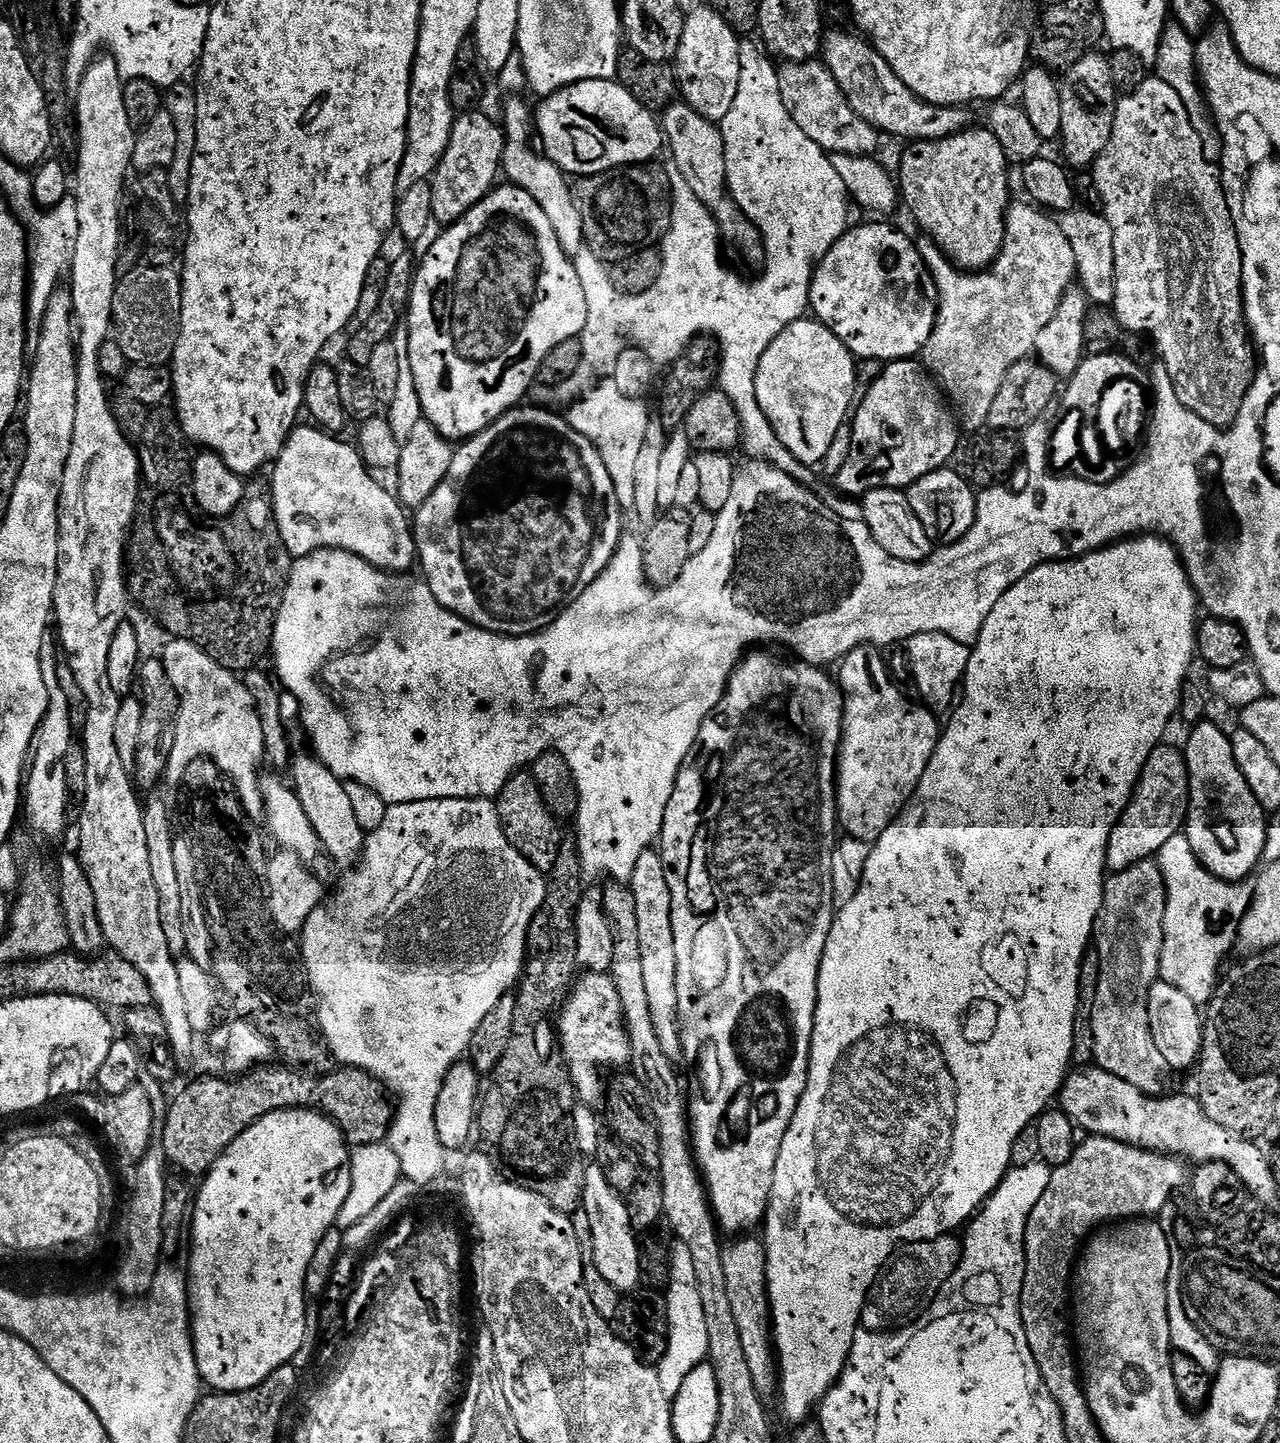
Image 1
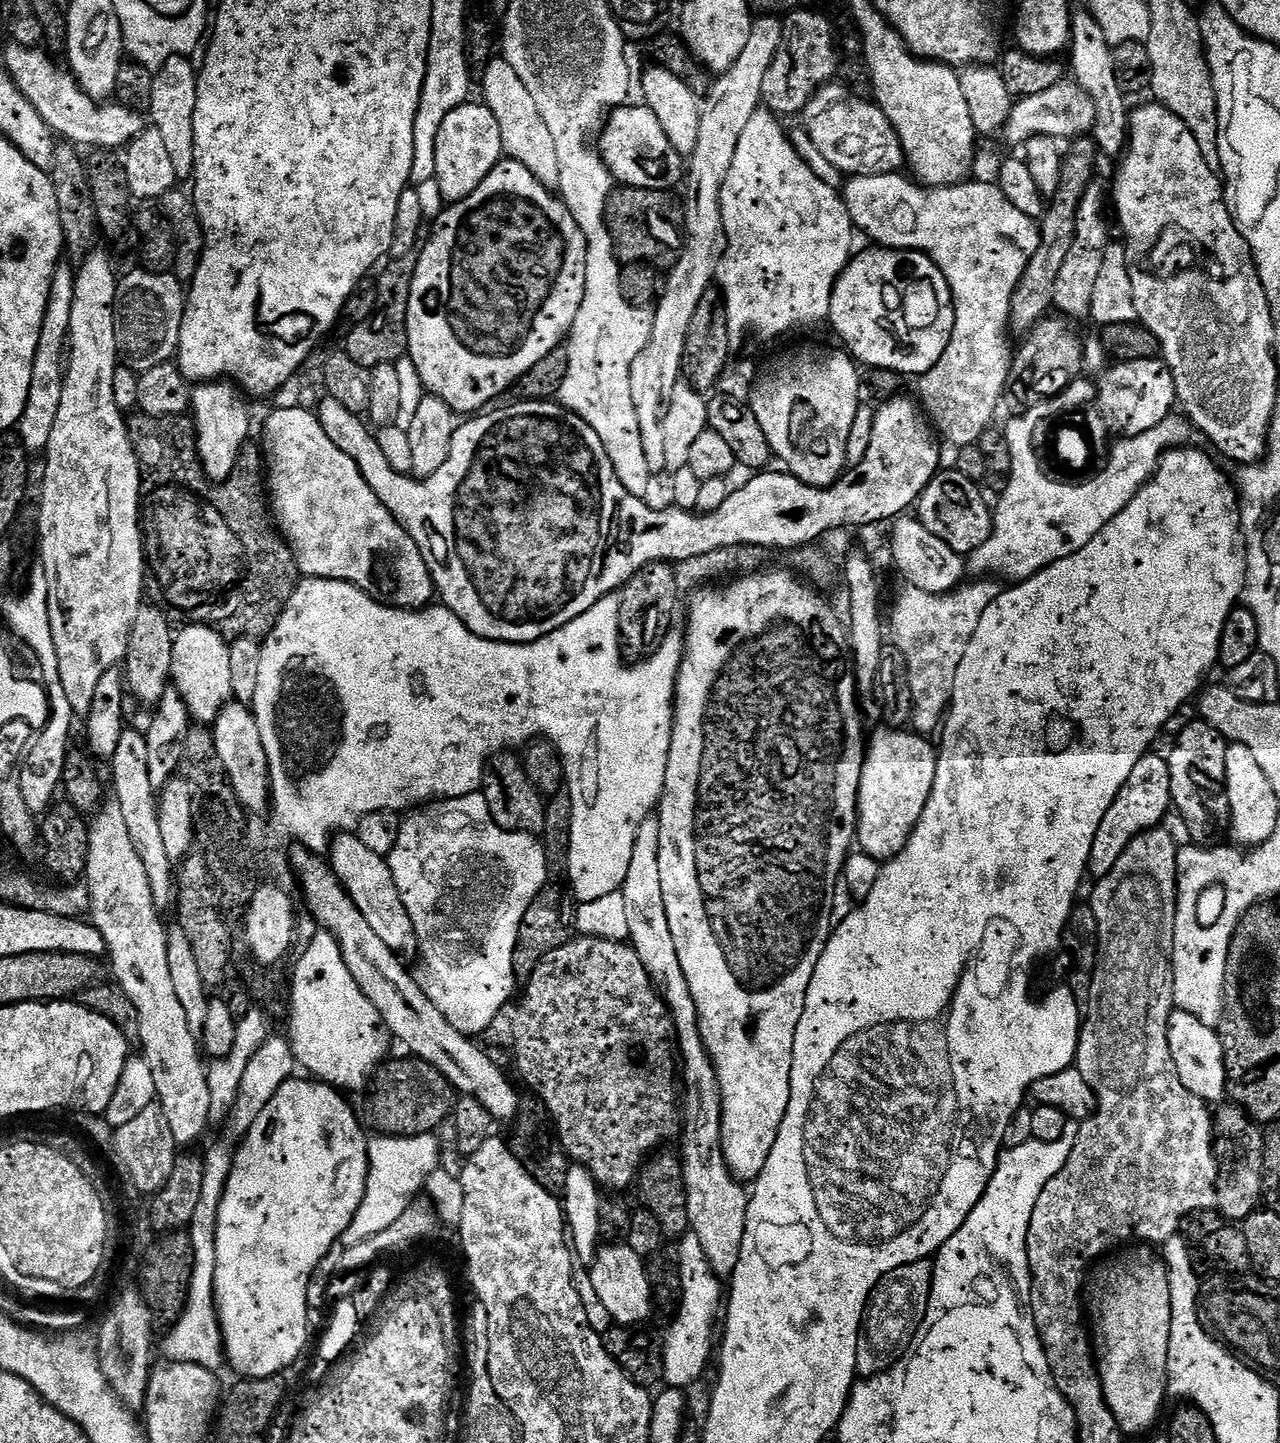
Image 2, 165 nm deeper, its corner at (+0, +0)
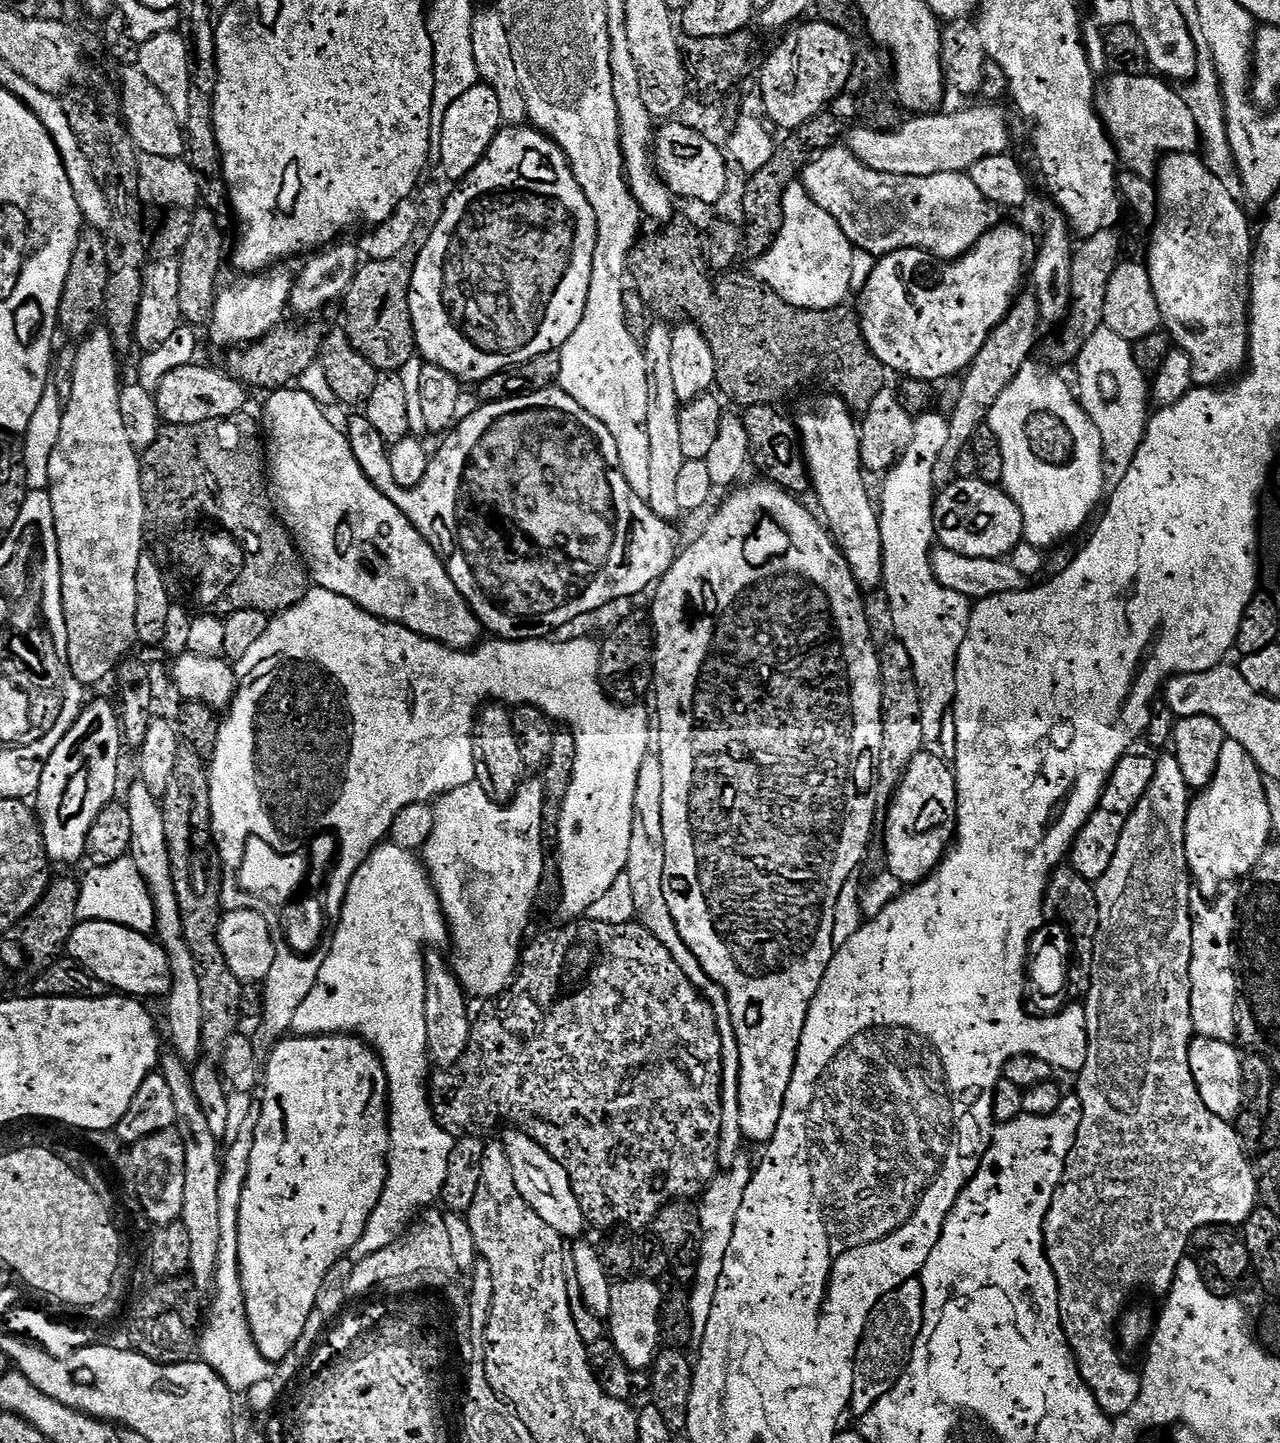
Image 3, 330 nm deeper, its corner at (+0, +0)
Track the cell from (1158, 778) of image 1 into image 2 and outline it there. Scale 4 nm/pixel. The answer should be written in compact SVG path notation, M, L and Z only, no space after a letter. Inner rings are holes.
M1149 754L1140 759L1134 766L1130 778L1126 778L1126 786L1114 798L1110 810L1106 810L1106 818L1102 818L1102 826L1098 826L1098 834L1094 834L1094 846L1090 846L1087 875L1099 878L1114 870L1114 862L1122 858L1126 846L1138 838L1138 834L1149 832L1151 828L1163 825L1164 815L1173 807L1172 787L1170 786L1170 766L1163 755Z

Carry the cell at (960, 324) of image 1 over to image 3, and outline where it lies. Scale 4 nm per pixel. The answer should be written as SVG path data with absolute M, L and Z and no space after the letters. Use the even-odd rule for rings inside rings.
M835 146L809 162L803 170L802 183L810 198L814 198L814 202L818 202L818 206L822 206L822 210L842 226L852 247L861 253L869 252L872 258L887 256L903 248L920 248L937 258L955 260L971 251L990 227L988 199L978 186L974 186L971 175L963 172L929 176L886 174L866 166L848 147Z

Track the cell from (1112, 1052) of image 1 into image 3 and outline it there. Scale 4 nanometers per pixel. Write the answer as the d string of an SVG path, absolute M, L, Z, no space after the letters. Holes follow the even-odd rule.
M1174 754L1159 757L1156 760L1156 773L1146 794L1142 794L1138 806L1130 814L1118 838L1118 846L1114 850L1110 870L1106 870L1106 874L1102 874L1102 878L1095 881L1094 887L1098 898L1098 934L1093 950L1090 988L1083 1001L1086 1030L1088 1031L1088 1049L1084 1069L1078 1074L1082 1122L1078 1126L1076 1141L1066 1158L1060 1185L1057 1186L1054 1198L1050 1202L1050 1210L1046 1214L1044 1223L1044 1249L1058 1282L1058 1310L1068 1345L1078 1362L1078 1370L1089 1390L1094 1394L1098 1406L1113 1418L1126 1414L1130 1406L1138 1402L1142 1383L1141 1373L1137 1369L1135 1372L1124 1361L1123 1354L1125 1353L1118 1339L1118 1325L1126 1308L1124 1303L1128 1300L1128 1292L1141 1288L1144 1292L1153 1292L1154 1295L1160 1296L1159 1298L1167 1297L1168 1291L1172 1289L1172 1284L1176 1281L1178 1266L1186 1258L1187 1252L1184 1251L1187 1248L1189 1251L1190 1241L1195 1233L1202 1228L1213 1226L1243 1226L1250 1218L1250 1214L1258 1207L1258 1176L1254 1171L1253 1161L1251 1164L1247 1154L1244 1153L1246 1145L1240 1133L1229 1121L1218 1118L1210 1114L1210 1110L1206 1110L1206 1102L1202 1102L1202 1094L1198 1094L1198 1086L1190 1070L1190 1046L1194 1039L1192 1007L1190 1006L1194 881L1188 871L1188 859L1184 849L1189 803L1190 789L1186 778L1182 778L1182 766L1178 766L1178 758Z

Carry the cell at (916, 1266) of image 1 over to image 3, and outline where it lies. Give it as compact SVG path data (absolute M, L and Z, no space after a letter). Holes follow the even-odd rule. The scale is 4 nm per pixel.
M919 1279L902 1282L890 1294L886 1294L876 1303L876 1308L868 1318L868 1327L864 1329L864 1336L860 1339L860 1350L856 1354L856 1373L852 1387L851 1415L859 1418L882 1398L882 1394L889 1392L902 1378L908 1369L908 1359L920 1331L924 1325L924 1288Z

